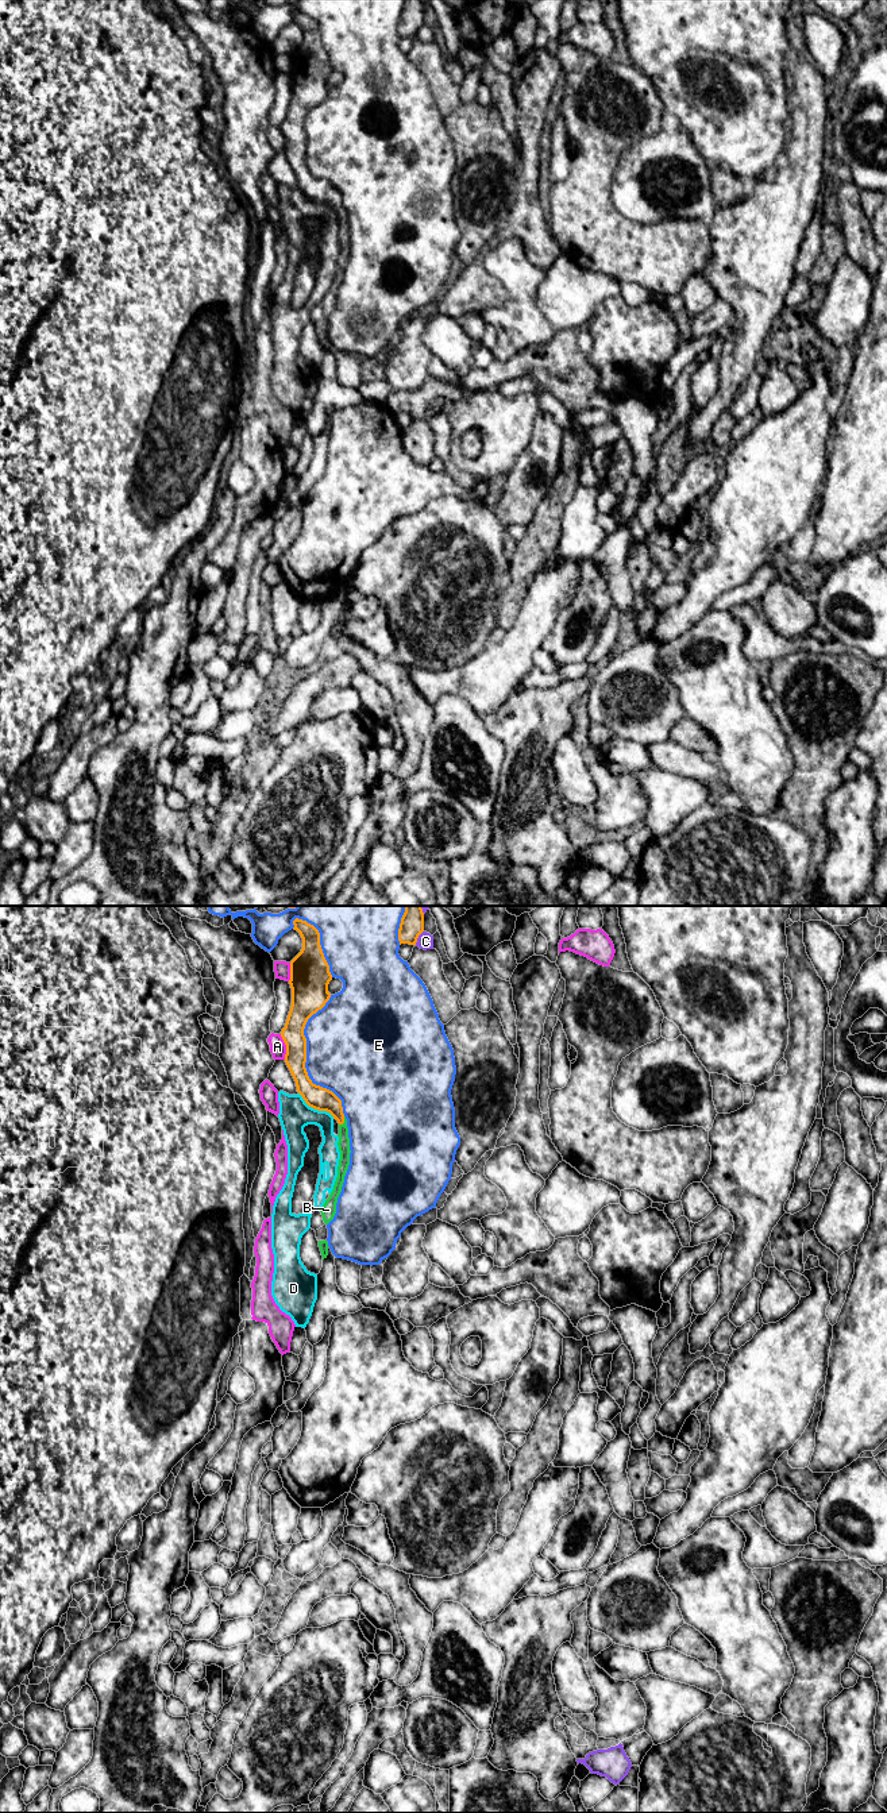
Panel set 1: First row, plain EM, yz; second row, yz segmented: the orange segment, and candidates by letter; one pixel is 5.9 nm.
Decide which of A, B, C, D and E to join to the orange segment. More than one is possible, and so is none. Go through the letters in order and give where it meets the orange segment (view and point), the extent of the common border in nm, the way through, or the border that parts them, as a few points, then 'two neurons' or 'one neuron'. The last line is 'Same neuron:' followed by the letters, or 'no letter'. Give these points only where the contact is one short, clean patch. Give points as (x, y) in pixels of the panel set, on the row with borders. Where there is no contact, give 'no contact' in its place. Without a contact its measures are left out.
A: yz (286, 1046) | 160 nm | two neurons
B: yz (343, 1122) | 70 nm | one neuron
C: yz (417, 937) | 100 nm | two neurons
D: yz (315, 1108) | 260 nm | two neurons
E: yz (305, 1060) | 750 nm | two neurons
Same neuron: B

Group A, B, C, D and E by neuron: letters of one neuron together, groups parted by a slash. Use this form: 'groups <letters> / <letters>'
groups A / B / C / D / E

